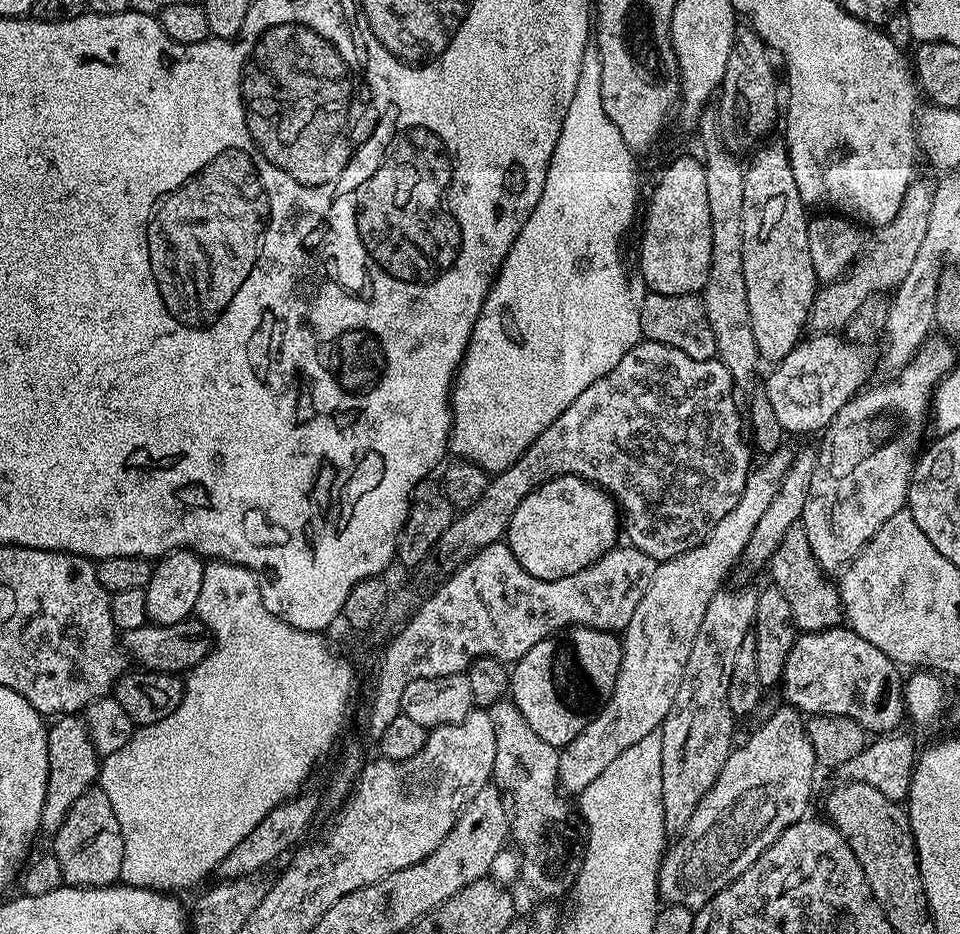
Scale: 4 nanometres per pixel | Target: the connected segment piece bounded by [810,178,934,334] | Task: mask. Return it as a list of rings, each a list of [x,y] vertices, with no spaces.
[[[921,178],[913,179],[902,198],[902,206],[898,206],[898,214],[890,218],[890,222],[879,225],[872,237],[867,237],[861,247],[860,257],[853,262],[850,271],[839,280],[828,282],[817,291],[812,303],[810,328],[813,333],[839,333],[847,329],[859,308],[869,303],[879,292],[891,293],[906,278],[914,258],[918,258],[918,250],[924,248],[926,238],[930,234],[932,215],[932,198],[934,188]]]

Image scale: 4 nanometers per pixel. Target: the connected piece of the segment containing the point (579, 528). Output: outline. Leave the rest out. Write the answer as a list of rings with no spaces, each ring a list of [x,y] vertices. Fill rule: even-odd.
[[[559,476],[540,484],[530,494],[526,494],[526,498],[522,498],[508,523],[506,542],[526,574],[543,580],[557,580],[578,574],[578,570],[598,562],[598,558],[617,547],[616,535],[619,537],[621,532],[622,516],[618,505],[599,484],[583,480],[580,476]]]

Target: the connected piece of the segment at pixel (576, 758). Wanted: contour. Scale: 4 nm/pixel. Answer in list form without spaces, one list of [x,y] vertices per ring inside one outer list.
[[[788,446],[765,455],[761,464],[759,461],[748,473],[738,506],[710,530],[708,537],[698,546],[686,550],[686,554],[657,563],[654,582],[650,582],[650,590],[642,594],[634,618],[630,618],[622,633],[624,653],[614,694],[604,709],[593,716],[586,730],[582,730],[574,742],[560,749],[559,787],[565,793],[579,794],[586,790],[586,786],[590,786],[590,782],[594,782],[594,778],[598,778],[622,750],[630,750],[634,742],[646,738],[646,734],[657,731],[664,723],[666,714],[670,714],[670,706],[674,706],[674,694],[678,694],[678,686],[682,686],[686,658],[690,658],[690,646],[694,646],[702,618],[706,618],[706,606],[710,606],[710,598],[725,587],[728,571],[736,563],[741,563],[746,542],[750,542],[754,526],[758,526],[770,502],[774,502],[793,459],[793,449]]]

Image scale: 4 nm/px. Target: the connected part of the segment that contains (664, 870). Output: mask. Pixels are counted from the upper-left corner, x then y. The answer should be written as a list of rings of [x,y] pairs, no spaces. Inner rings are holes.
[[[780,706],[741,748],[740,745],[733,747],[726,758],[726,766],[722,766],[722,774],[718,774],[706,798],[698,802],[698,810],[690,814],[688,827],[667,845],[660,859],[656,883],[660,887],[661,901],[699,910],[714,894],[730,886],[730,882],[738,879],[779,838],[782,830],[809,815],[808,799],[812,796],[812,779],[816,772],[818,765],[810,746],[805,717],[791,706]]]

